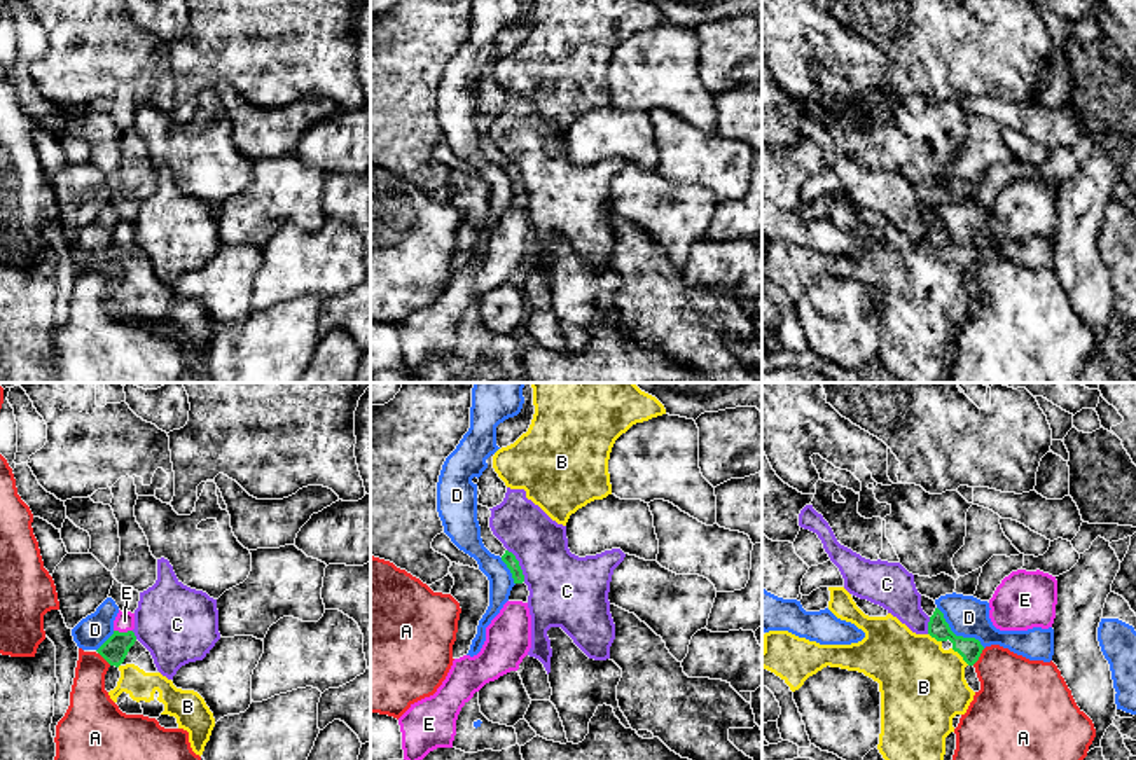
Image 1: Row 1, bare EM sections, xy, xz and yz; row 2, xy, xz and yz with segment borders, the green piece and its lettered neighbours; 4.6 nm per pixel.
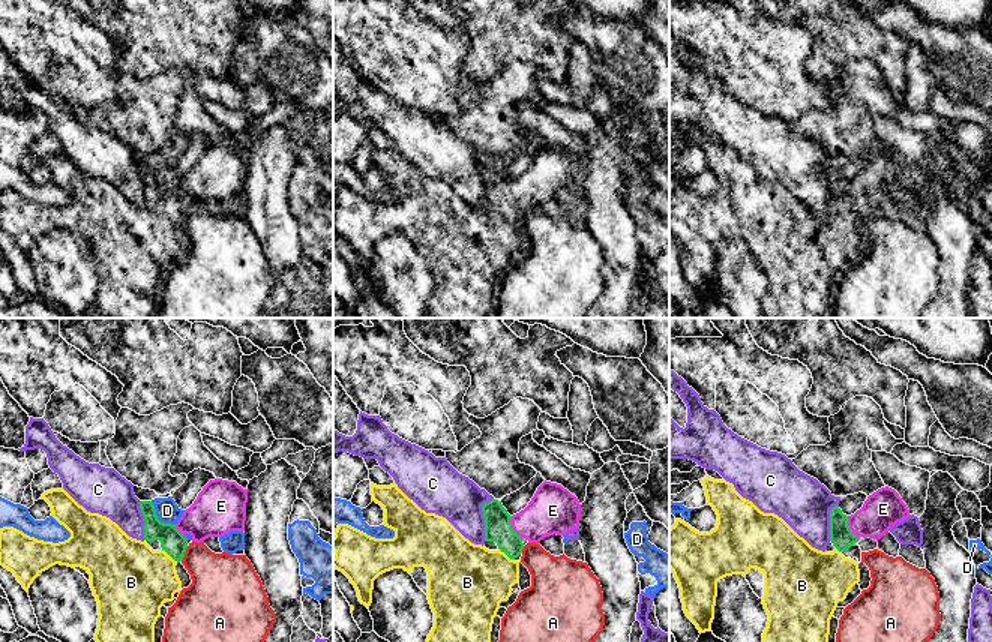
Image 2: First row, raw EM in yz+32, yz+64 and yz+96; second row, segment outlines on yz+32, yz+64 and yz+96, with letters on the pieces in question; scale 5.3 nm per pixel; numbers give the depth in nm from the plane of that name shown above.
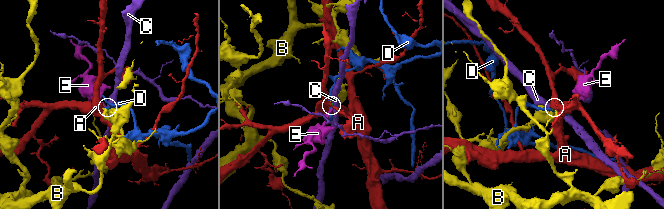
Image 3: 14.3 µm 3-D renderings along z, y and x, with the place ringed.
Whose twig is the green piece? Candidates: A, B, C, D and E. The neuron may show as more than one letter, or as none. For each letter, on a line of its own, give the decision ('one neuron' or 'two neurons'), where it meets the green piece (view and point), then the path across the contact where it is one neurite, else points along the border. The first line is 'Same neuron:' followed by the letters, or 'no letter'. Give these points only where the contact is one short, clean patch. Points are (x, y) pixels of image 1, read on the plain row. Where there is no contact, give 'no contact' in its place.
Same neuron: B, E
A: two neurons; meets green in yz at (979, 264); border along yz (984, 257), (972, 273)
B: one neuron; meets green in yz at (960, 262); runs through yz (970, 257), (960, 262), (923, 296)
C: two neurons; meets green in xz at (518, 173); border along xz (507, 158), (518, 170), (525, 189)
D: two neurons; meets green in yz at (955, 243); border along yz (937, 215), (956, 243), (974, 245), (984, 255)
E: one neuron; meets green in xy at (123, 241); runs through xy (114, 259), (123, 241), (124, 229)

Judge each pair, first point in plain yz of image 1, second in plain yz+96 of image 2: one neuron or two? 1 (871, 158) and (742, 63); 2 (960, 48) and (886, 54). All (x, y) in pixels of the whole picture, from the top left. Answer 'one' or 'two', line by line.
1: two
2: one

